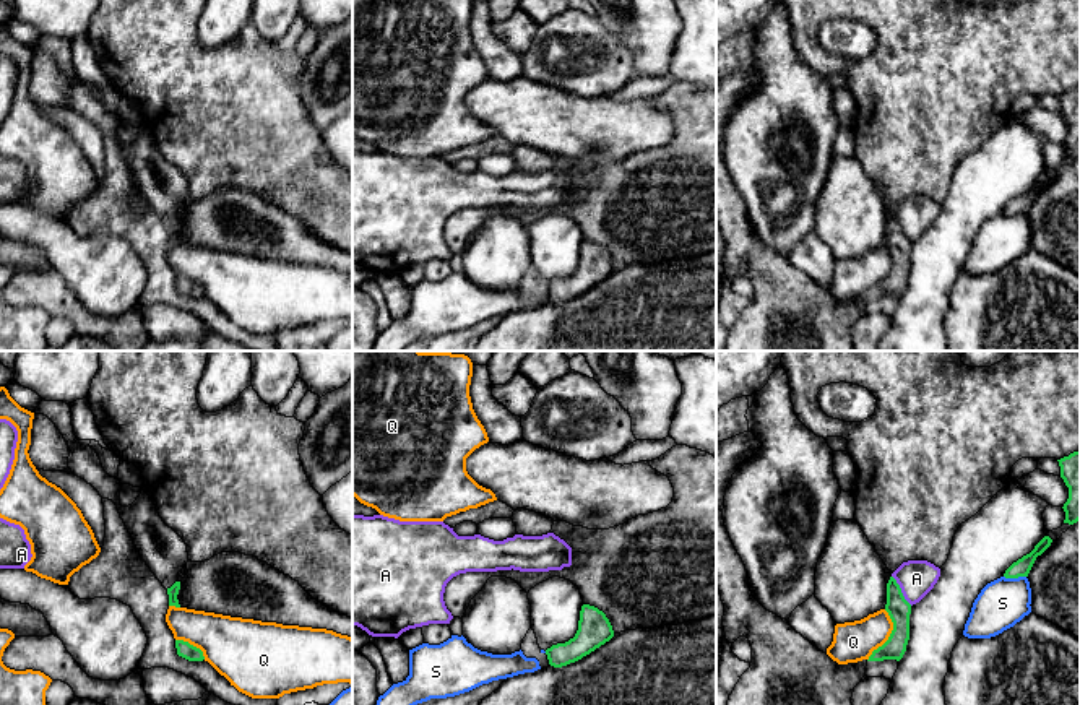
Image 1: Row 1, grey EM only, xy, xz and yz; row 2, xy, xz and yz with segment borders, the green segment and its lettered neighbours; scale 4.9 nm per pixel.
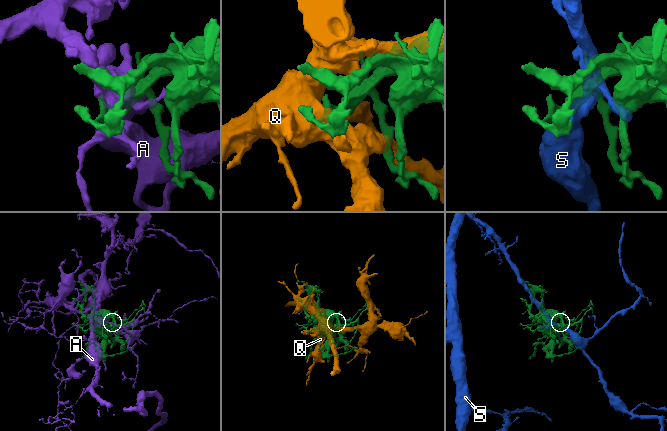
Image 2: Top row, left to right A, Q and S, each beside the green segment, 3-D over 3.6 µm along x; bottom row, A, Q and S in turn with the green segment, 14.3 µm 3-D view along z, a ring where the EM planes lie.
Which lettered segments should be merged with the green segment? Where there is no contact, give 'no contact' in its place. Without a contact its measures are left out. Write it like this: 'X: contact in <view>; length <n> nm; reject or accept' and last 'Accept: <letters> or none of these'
A: contact in yz; length 180 nm; reject
Q: contact in yz; length 280 nm; reject
S: contact in yz; length 110 nm; reject
Accept: none of these

